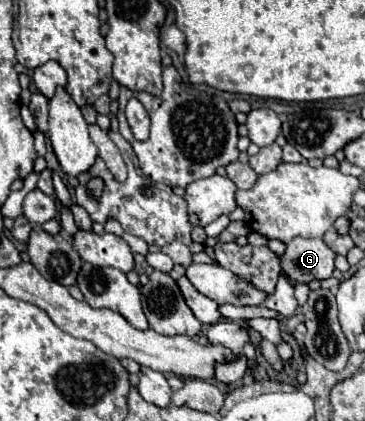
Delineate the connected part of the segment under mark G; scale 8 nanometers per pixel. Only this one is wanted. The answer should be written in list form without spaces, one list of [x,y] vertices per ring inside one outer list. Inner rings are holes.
[[[293,238],[285,244],[285,254],[279,256],[279,266],[295,286],[331,278],[335,258],[337,254],[323,242],[323,238]]]

